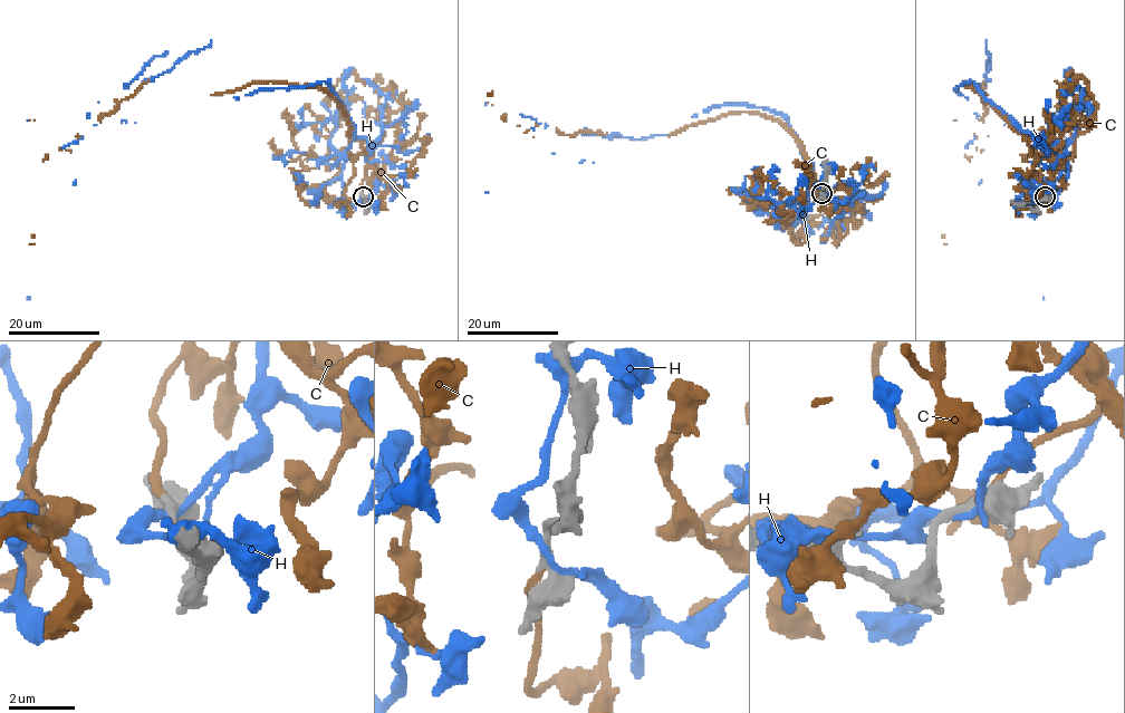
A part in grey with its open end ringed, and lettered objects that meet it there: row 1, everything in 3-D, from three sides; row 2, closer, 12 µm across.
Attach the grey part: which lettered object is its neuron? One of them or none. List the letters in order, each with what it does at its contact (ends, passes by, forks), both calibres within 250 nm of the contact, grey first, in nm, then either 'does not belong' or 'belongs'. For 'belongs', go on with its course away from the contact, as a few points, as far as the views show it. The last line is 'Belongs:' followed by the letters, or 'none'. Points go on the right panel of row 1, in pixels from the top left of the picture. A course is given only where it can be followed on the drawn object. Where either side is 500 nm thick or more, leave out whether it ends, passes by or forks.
C: it ends | 280/240 nm | belongs | via (1045, 198), (1061, 182), (1060, 152), (1018, 132), (964, 82), (986, 95), (983, 80), (984, 115), (944, 244)
H: it passes by | 380/240 nm | does not belong
Belongs: C

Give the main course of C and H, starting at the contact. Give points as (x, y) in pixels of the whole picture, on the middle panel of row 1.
C: (820, 193), (829, 210), (804, 147), (749, 112), (669, 135), (561, 134), (500, 117), (488, 94)
H: (823, 192), (785, 117), (742, 104), (624, 137), (522, 115), (534, 129), (486, 191)

